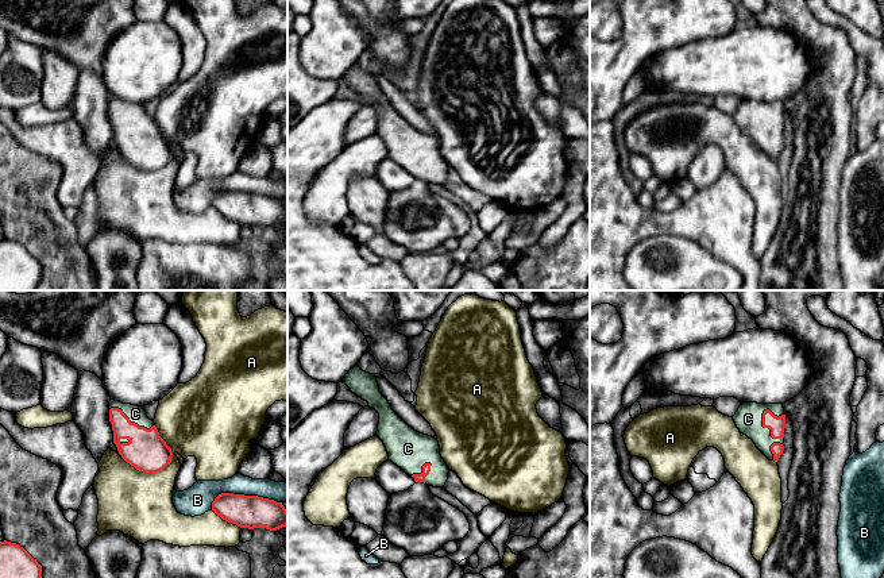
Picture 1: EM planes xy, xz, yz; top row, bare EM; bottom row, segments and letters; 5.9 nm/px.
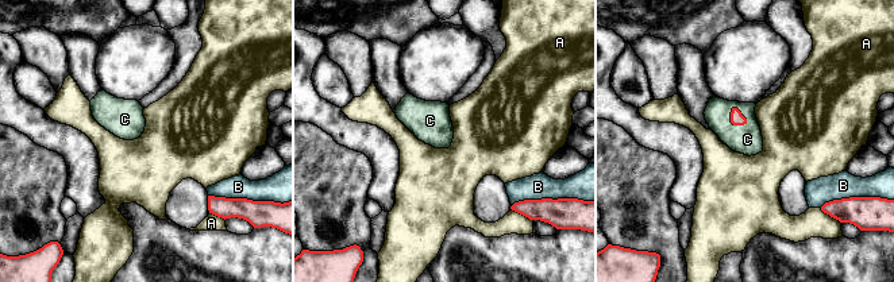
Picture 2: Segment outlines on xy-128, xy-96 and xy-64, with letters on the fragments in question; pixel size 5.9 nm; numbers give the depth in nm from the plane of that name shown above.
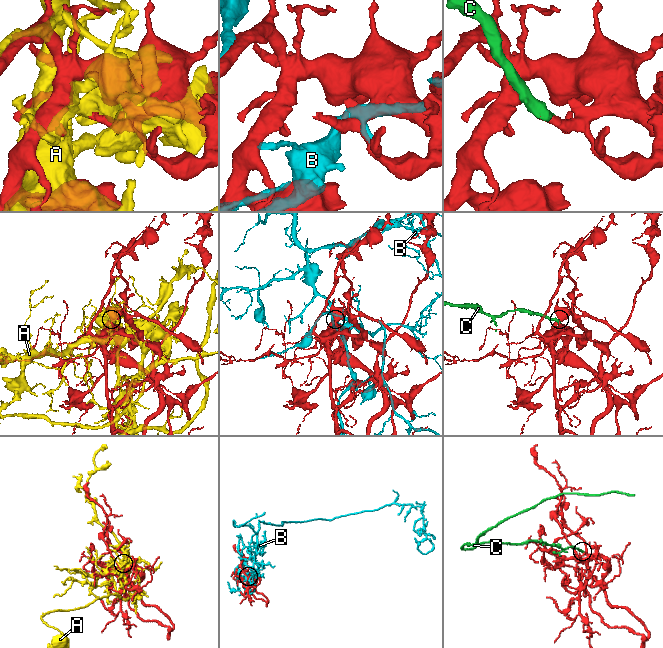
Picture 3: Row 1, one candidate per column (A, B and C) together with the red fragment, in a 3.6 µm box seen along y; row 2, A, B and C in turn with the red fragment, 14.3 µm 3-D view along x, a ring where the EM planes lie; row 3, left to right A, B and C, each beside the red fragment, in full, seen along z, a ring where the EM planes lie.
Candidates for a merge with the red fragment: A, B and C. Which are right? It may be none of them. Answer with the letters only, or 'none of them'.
C

